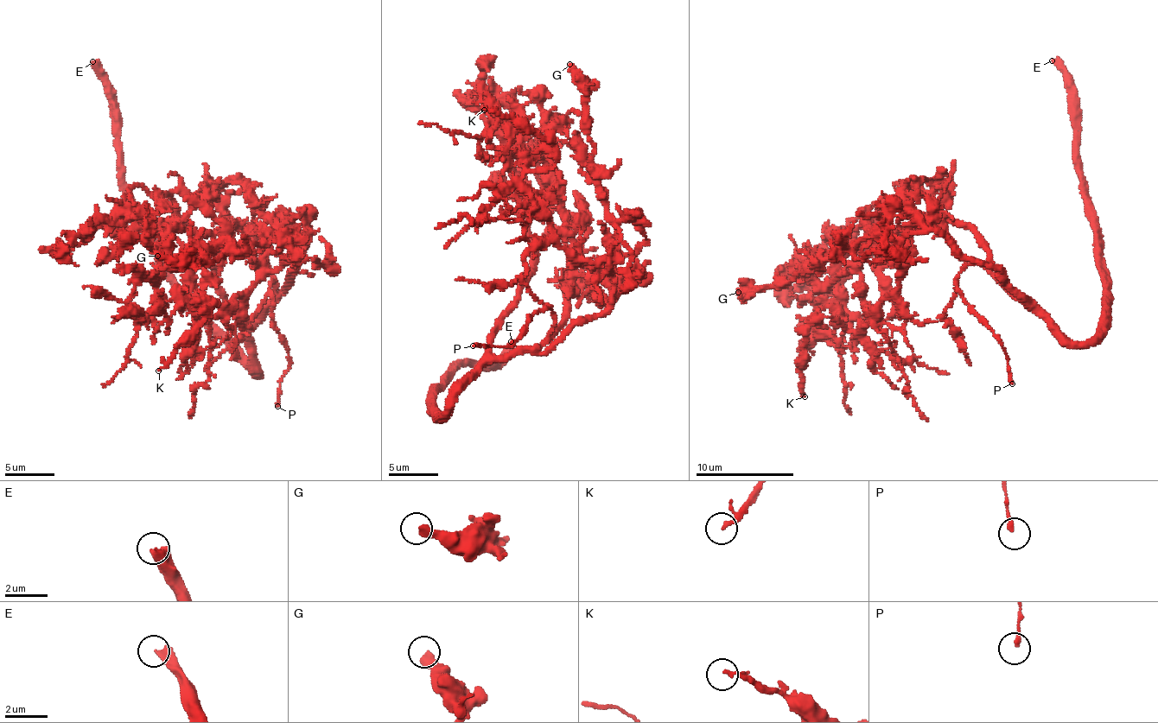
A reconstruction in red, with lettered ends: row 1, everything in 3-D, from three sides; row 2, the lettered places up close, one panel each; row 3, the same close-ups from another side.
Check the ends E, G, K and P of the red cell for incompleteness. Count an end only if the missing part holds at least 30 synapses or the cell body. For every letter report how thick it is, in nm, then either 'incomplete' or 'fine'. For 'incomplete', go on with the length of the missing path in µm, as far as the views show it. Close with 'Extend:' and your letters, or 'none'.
E: 440 nm | incomplete | 200 µm
G: 420 nm | fine
K: 120 nm | fine
P: 190 nm | fine
Extend: E

